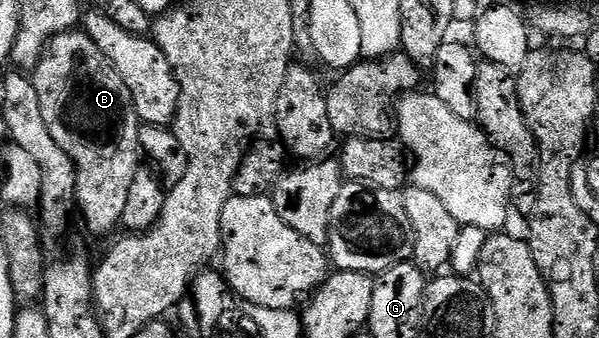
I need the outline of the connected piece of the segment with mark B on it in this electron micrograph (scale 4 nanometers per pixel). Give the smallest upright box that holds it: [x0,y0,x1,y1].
[32,29,140,235]

